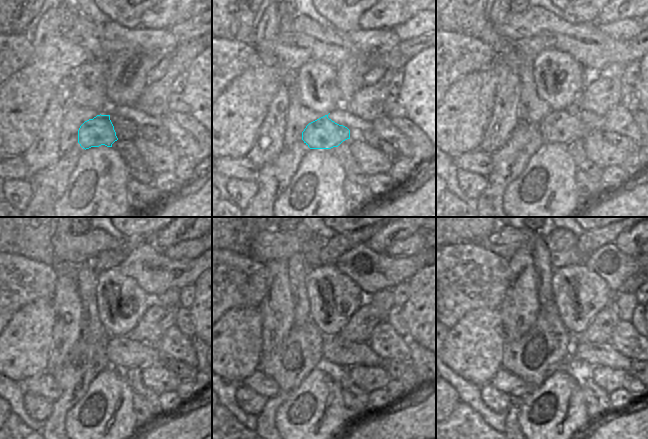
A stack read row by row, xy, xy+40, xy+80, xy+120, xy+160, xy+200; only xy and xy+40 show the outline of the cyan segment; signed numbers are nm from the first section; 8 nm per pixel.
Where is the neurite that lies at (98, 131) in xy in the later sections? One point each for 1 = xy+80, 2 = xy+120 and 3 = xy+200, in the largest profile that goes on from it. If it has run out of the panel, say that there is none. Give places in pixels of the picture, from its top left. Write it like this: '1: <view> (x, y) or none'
1: xy+80 (562, 127)
2: xy+120 (120, 350)
3: xy+200 (576, 351)

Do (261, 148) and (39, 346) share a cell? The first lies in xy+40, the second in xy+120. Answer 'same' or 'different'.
different

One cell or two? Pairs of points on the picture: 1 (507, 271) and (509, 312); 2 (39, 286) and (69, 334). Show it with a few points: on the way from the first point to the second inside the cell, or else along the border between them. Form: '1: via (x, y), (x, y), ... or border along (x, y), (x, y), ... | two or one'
1: via (506, 281), (506, 288), (509, 291), (509, 302) | one
2: border along (53, 273), (50, 290), (43, 296) | two

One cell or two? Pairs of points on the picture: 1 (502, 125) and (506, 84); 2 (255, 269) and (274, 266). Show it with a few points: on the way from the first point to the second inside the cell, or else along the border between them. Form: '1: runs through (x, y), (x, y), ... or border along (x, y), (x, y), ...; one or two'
1: runs through (503, 115), (506, 94); one
2: border along (265, 263), (271, 278), (270, 290); two

